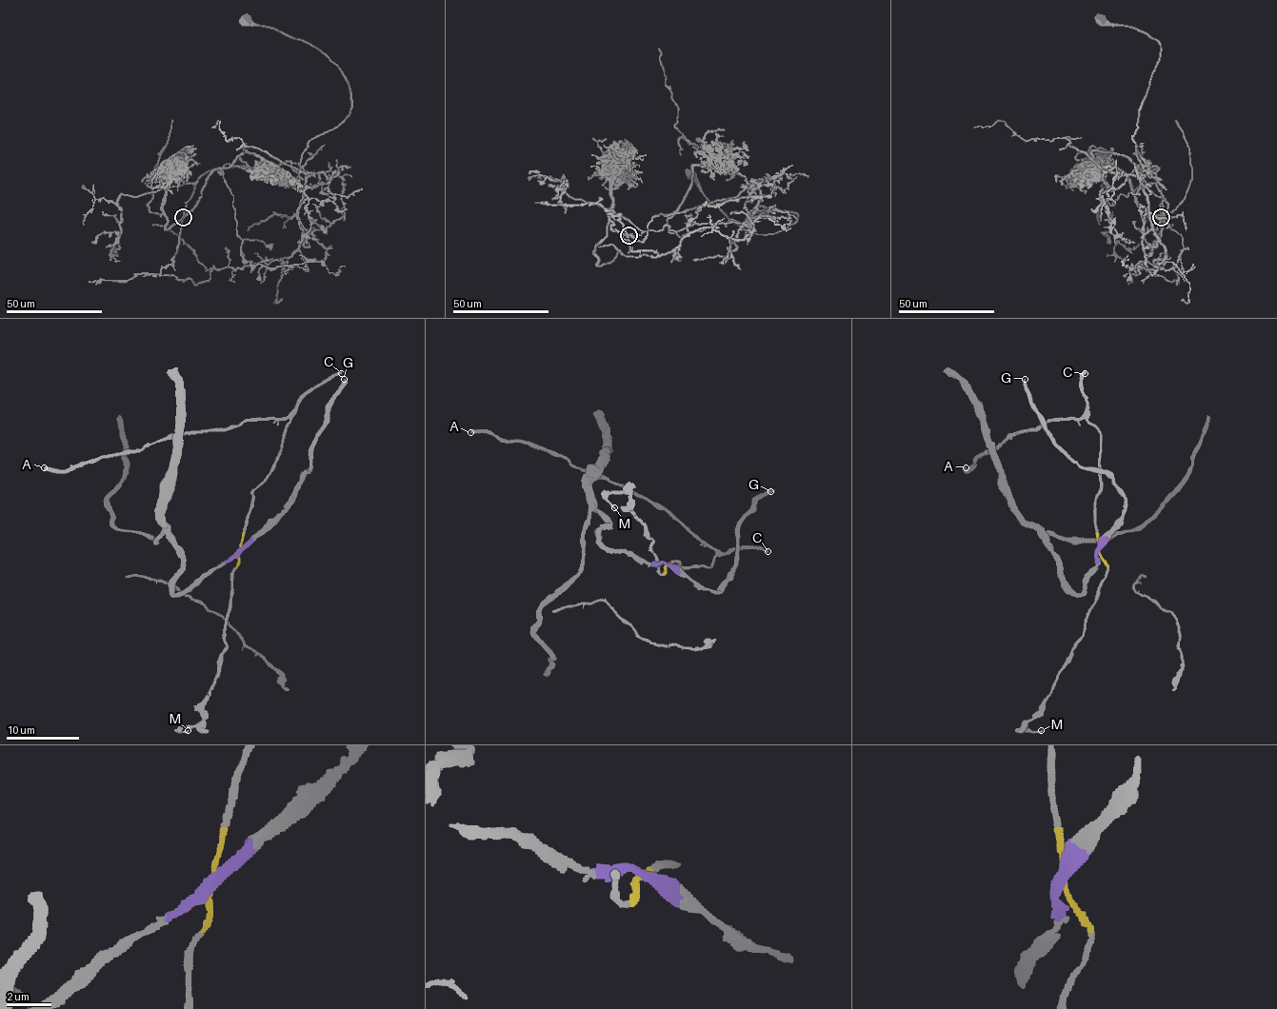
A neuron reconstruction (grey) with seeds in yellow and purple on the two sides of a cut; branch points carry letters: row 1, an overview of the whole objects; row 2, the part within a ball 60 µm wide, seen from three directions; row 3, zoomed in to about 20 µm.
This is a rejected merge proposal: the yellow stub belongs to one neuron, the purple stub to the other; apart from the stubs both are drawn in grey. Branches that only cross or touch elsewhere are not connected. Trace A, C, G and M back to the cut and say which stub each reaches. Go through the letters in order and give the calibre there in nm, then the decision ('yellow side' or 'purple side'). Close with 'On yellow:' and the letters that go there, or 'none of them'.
A: 280 nm | yellow side
C: 300 nm | yellow side
G: 320 nm | purple side
M: 170 nm | yellow side
On yellow: A, C, M

